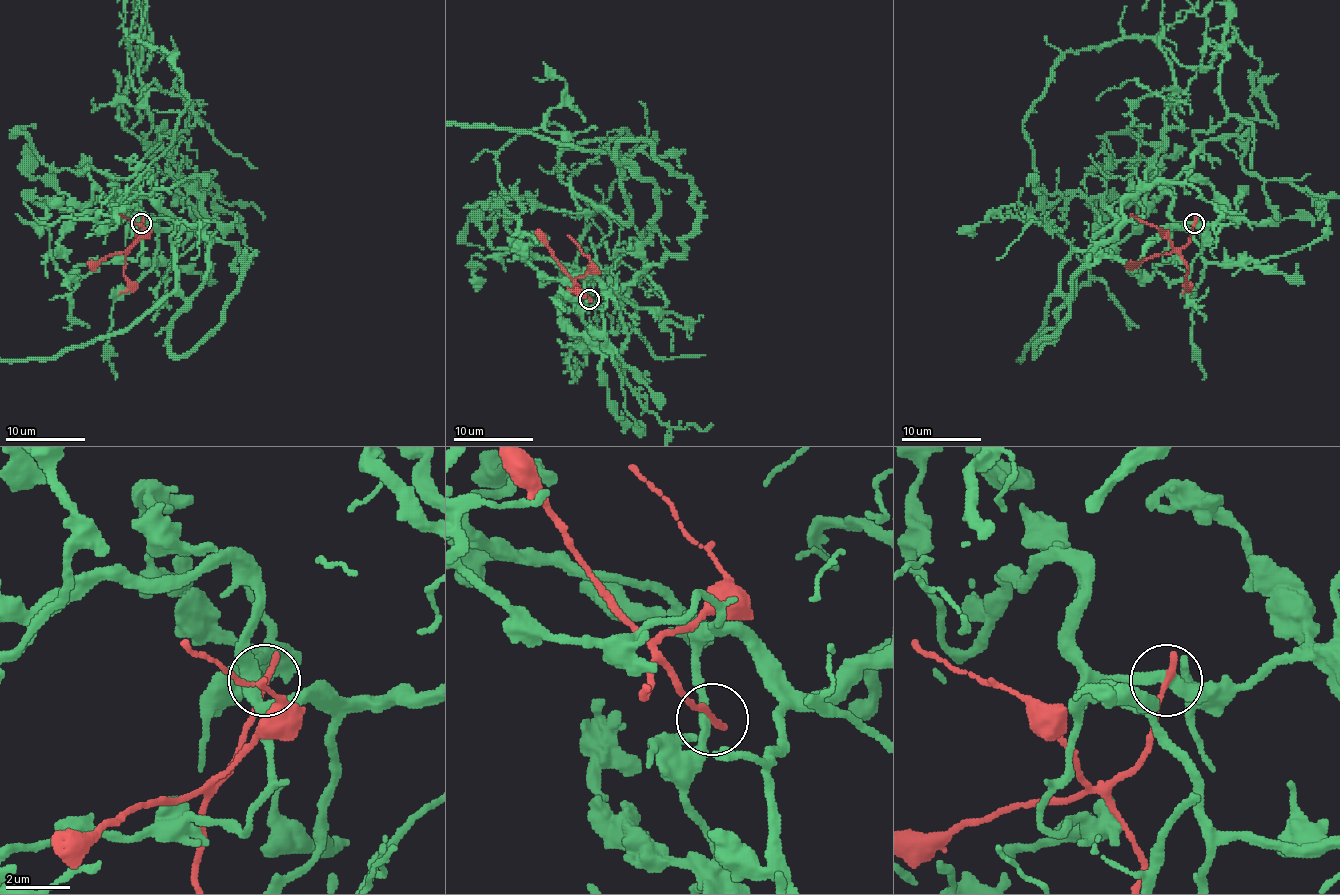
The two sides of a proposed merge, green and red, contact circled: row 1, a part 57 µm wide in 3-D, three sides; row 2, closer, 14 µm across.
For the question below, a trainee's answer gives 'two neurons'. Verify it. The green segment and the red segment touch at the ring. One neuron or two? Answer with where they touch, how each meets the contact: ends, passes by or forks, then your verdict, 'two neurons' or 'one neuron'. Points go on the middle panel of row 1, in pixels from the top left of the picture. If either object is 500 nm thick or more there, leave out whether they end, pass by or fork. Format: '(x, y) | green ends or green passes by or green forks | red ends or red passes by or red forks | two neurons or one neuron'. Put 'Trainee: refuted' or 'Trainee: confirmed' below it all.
(589, 299) | green passes by | red ends | two neurons
Trainee: confirmed

